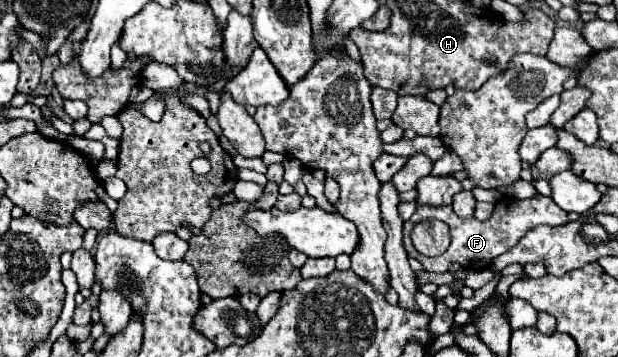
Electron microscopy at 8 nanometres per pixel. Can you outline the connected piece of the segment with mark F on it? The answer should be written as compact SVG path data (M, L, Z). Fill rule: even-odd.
M533 196L533 198L527 198L527 200L517 200L517 198L503 198L495 204L495 210L491 214L489 220L481 222L477 220L475 216L471 218L459 218L451 206L445 206L445 208L417 208L417 212L403 224L403 244L405 244L405 250L411 258L417 258L425 270L429 272L447 272L449 270L449 264L457 262L461 264L465 270L483 270L483 268L489 268L493 264L493 260L501 254L505 254L507 250L511 250L531 228L539 226L539 224L547 224L547 226L561 226L561 224L567 224L569 218L567 214L557 208L557 204L553 204L553 200L549 196ZM425 218L437 218L437 220L443 220L449 230L451 230L451 246L447 248L445 254L441 254L439 258L427 258L427 256L421 256L413 242L411 242L411 230L417 222L423 222Z

